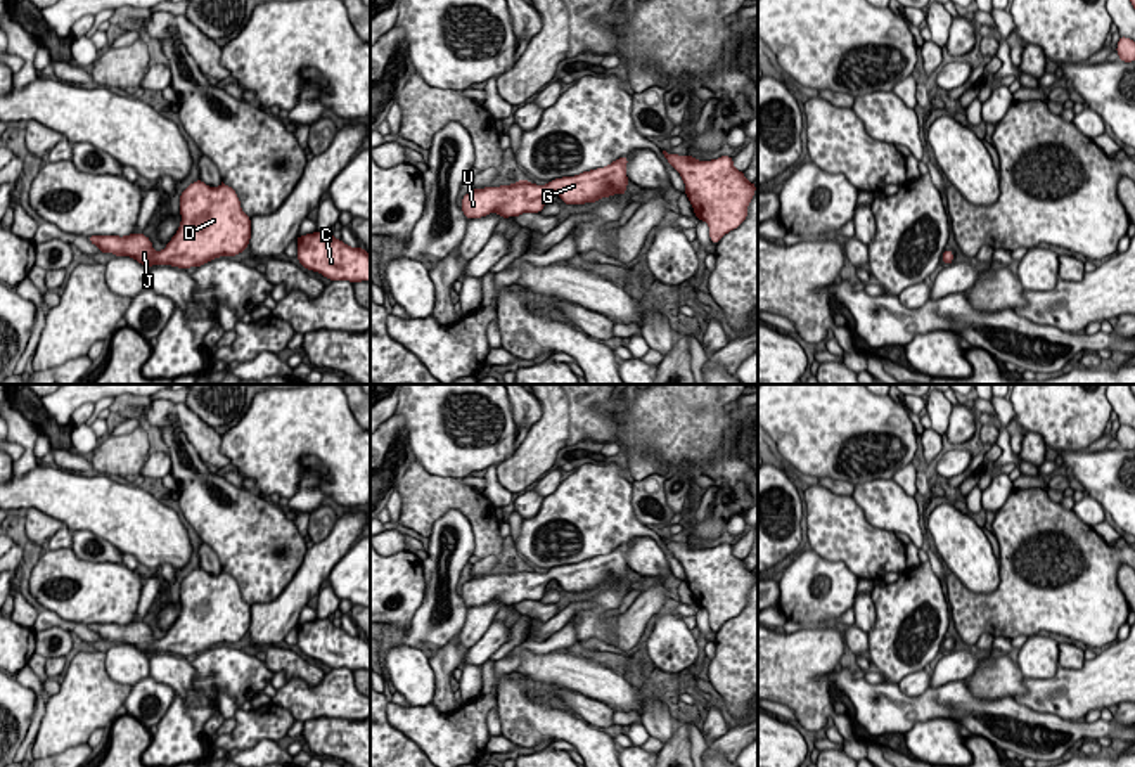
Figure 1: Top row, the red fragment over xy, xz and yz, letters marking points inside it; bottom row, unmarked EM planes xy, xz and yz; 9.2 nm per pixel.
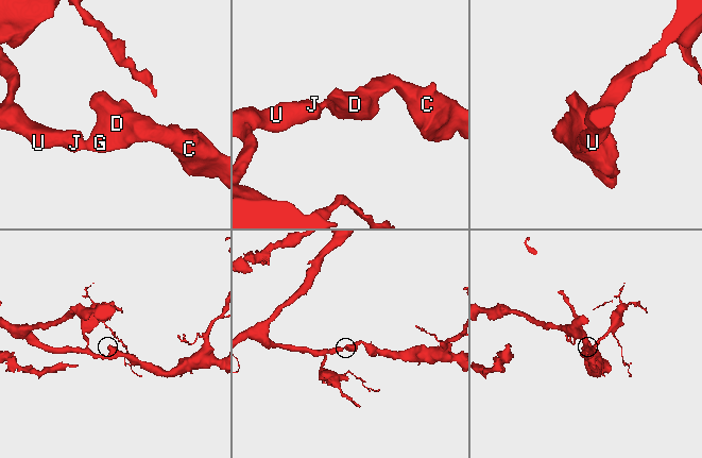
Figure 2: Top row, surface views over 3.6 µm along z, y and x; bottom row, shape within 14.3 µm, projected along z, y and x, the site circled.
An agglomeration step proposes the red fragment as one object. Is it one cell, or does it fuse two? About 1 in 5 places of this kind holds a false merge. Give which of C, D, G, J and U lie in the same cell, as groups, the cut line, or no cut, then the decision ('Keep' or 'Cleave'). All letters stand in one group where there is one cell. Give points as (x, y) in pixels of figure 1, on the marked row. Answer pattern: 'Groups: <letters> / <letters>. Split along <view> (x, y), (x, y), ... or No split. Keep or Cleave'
Groups: C D G J U. No split. Keep

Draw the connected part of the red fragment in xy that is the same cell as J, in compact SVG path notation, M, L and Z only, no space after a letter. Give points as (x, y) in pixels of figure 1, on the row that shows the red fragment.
M202 180L190 184L180 196L182 222L178 232L159 253L149 237L140 234L90 235L100 253L131 256L147 268L171 265L178 268L201 267L220 256L242 253L251 239L251 218L242 211L235 190L221 182L209 187Z

